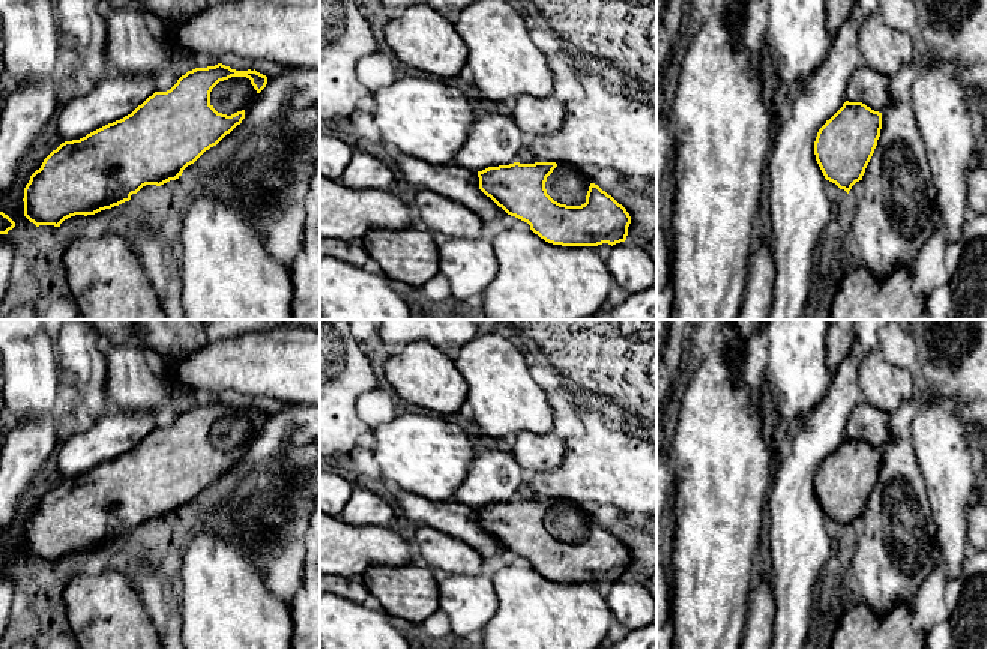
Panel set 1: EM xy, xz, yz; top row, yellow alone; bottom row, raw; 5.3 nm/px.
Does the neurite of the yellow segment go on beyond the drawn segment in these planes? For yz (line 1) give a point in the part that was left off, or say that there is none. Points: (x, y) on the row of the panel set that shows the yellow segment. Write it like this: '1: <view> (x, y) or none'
1: yz (867, 86)

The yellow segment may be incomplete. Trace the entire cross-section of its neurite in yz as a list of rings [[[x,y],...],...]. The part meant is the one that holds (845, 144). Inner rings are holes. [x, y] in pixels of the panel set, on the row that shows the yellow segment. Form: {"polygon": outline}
{"polygon": [[[859,66],[846,92],[843,107],[819,129],[816,161],[826,180],[847,194],[862,180],[882,129],[882,113],[892,98],[891,78]]]}

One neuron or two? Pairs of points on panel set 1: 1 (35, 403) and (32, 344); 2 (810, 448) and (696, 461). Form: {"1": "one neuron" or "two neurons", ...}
{"1": "one neuron", "2": "two neurons"}

